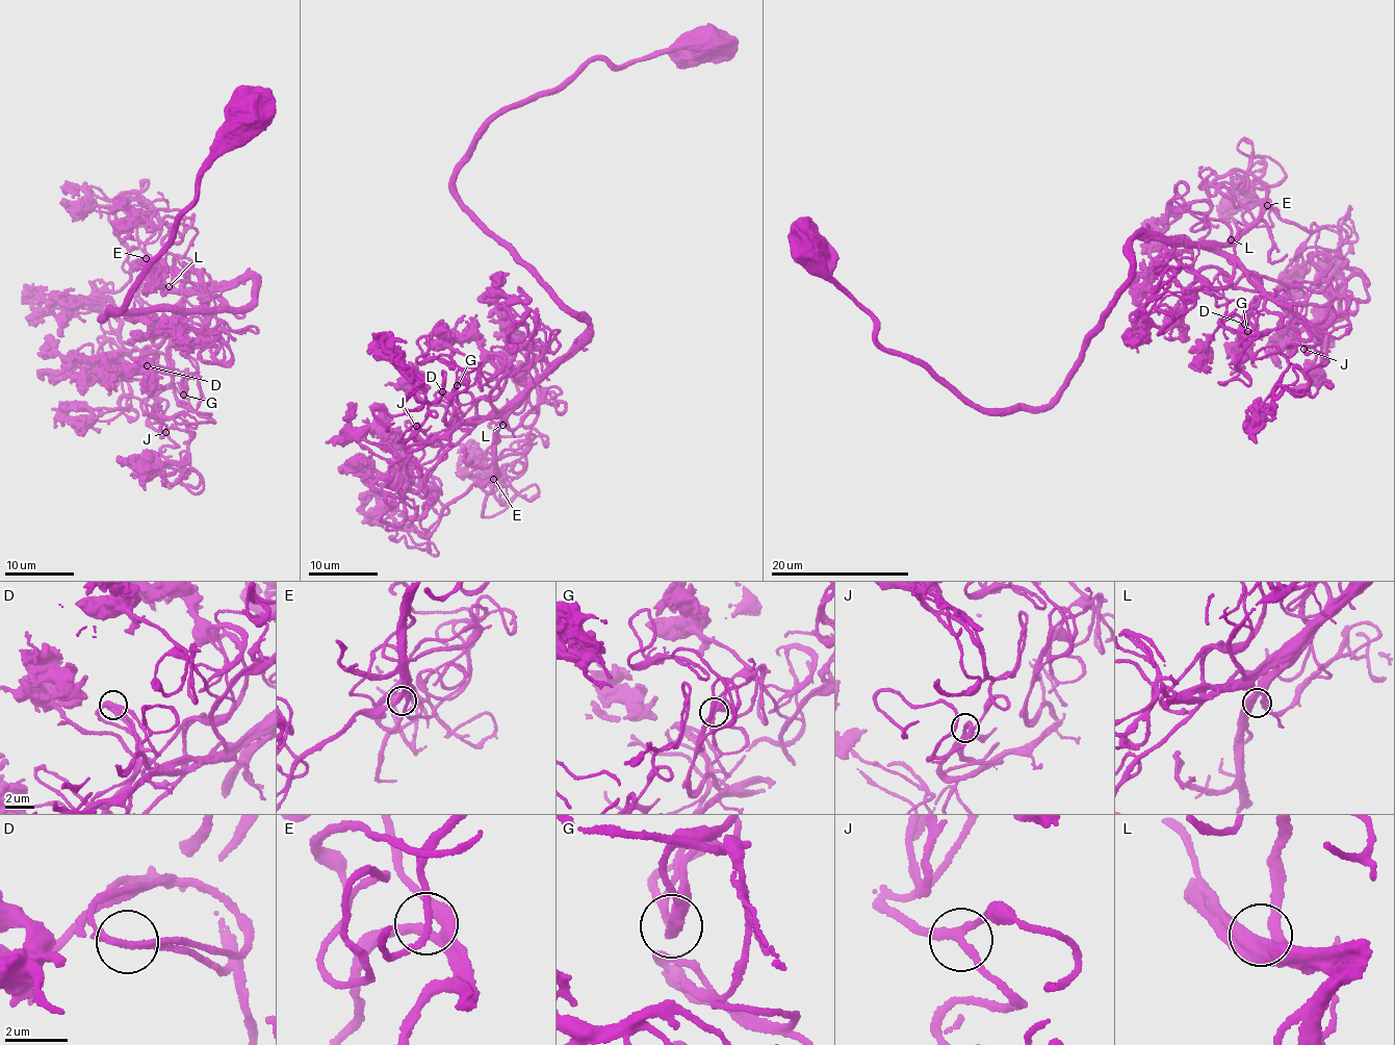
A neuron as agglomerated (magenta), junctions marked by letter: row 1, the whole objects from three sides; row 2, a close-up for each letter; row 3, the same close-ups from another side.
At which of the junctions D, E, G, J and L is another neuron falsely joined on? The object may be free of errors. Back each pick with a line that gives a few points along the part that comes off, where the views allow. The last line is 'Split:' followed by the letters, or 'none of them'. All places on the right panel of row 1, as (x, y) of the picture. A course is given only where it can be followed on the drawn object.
Split: none of them

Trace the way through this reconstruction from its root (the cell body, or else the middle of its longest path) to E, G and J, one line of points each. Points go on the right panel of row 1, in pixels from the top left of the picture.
E: (809, 248), (881, 345), (1004, 414), (1067, 385), (1125, 289), (1129, 239), (1219, 246), (1267, 205)
G: (809, 248), (881, 345), (997, 413), (1060, 394), (1125, 289), (1133, 237), (1172, 246), (1246, 331)
J: (809, 248), (881, 345), (997, 413), (1060, 394), (1125, 289), (1133, 237), (1222, 253), (1315, 328), (1303, 349)

